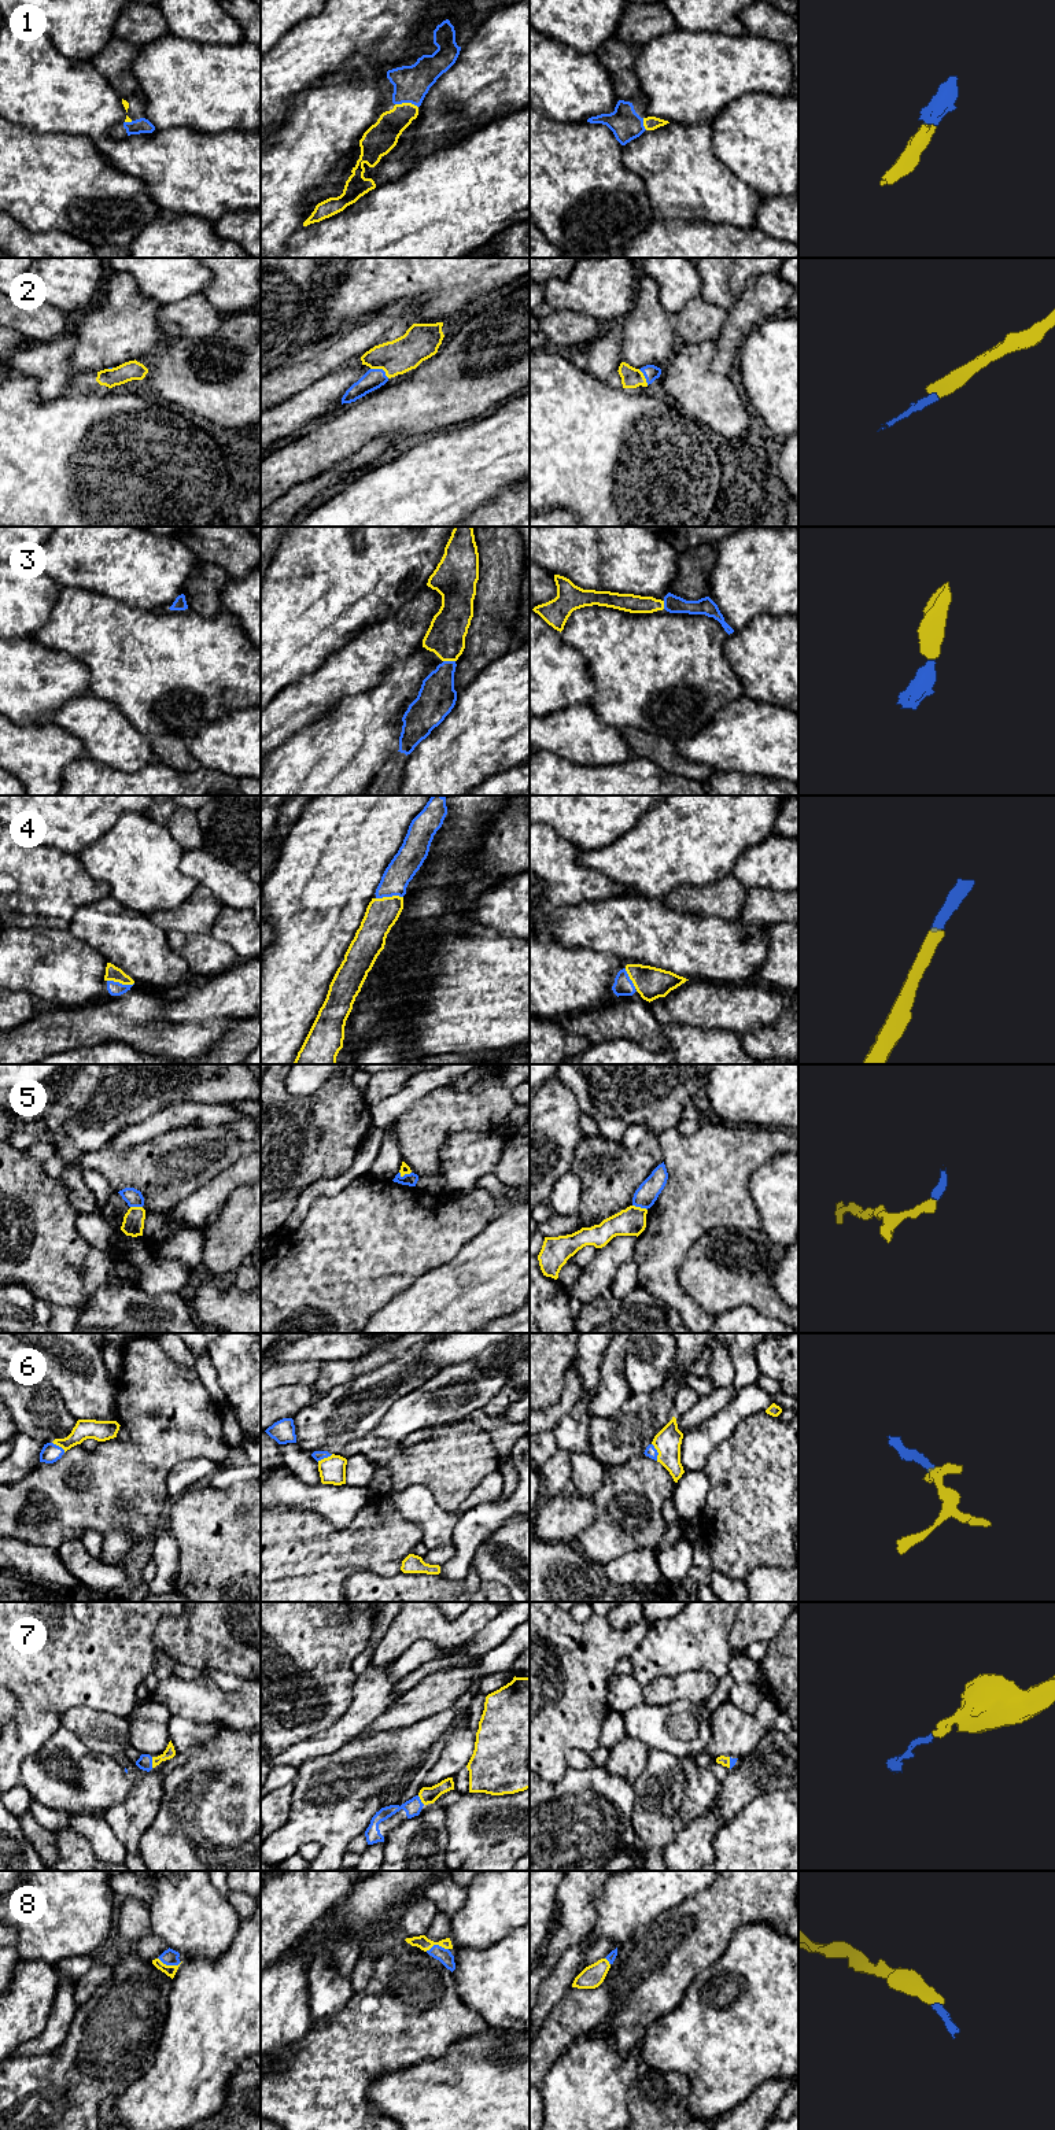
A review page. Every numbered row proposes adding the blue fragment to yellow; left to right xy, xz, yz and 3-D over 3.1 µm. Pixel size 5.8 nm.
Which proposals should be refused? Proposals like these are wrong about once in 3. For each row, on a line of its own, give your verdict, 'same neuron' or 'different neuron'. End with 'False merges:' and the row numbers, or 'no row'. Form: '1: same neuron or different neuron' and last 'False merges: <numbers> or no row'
1: same neuron
2: same neuron
3: same neuron
4: same neuron
5: different neuron
6: same neuron
7: same neuron
8: same neuron
False merges: 5

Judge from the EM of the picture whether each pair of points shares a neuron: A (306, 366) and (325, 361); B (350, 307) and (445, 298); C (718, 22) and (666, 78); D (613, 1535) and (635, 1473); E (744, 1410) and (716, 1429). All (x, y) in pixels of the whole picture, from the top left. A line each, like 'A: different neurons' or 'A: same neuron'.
A: same neuron
B: same neuron
C: different neurons
D: same neuron
E: same neuron

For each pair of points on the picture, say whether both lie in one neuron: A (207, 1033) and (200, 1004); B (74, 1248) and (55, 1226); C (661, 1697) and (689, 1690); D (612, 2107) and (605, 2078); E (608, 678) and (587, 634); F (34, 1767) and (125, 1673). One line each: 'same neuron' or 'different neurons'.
A: different neurons
B: same neuron
C: same neuron
D: same neuron
E: same neuron
F: different neurons

